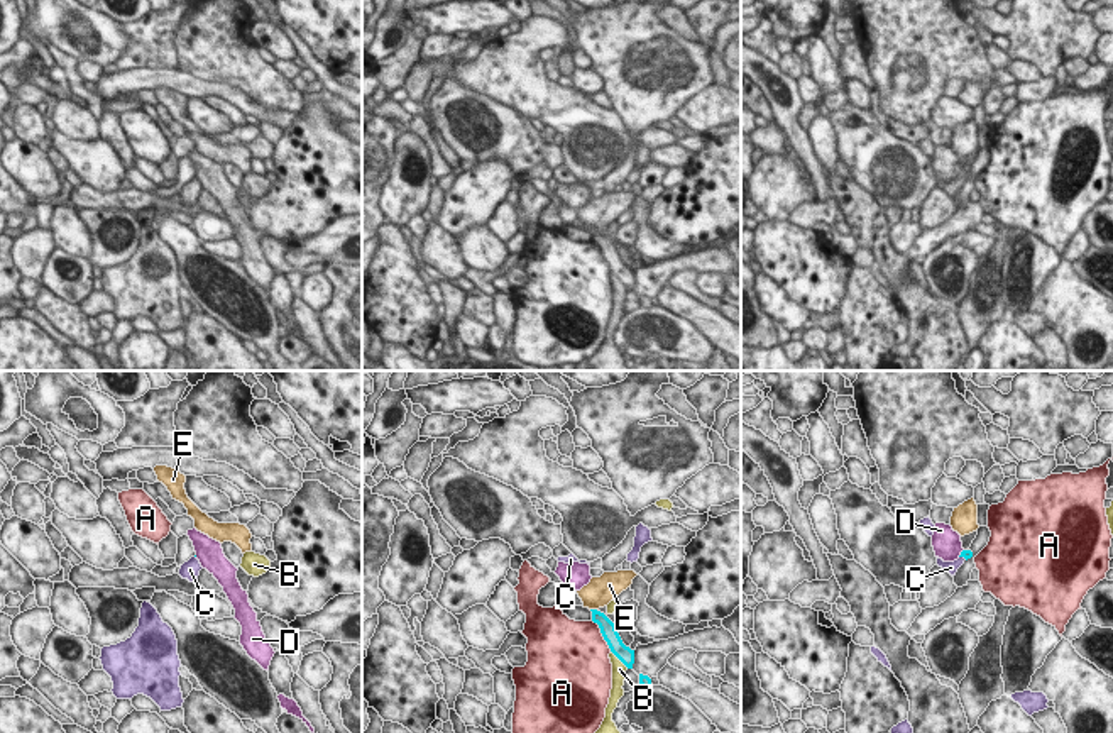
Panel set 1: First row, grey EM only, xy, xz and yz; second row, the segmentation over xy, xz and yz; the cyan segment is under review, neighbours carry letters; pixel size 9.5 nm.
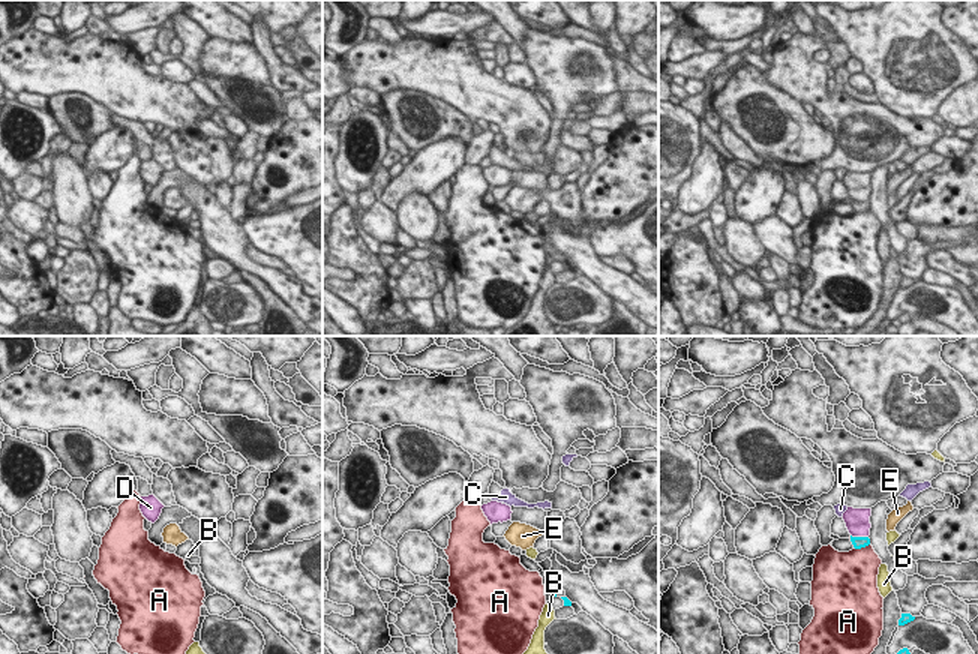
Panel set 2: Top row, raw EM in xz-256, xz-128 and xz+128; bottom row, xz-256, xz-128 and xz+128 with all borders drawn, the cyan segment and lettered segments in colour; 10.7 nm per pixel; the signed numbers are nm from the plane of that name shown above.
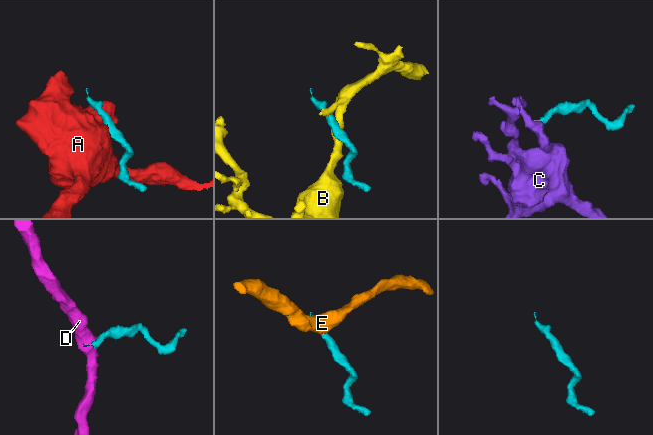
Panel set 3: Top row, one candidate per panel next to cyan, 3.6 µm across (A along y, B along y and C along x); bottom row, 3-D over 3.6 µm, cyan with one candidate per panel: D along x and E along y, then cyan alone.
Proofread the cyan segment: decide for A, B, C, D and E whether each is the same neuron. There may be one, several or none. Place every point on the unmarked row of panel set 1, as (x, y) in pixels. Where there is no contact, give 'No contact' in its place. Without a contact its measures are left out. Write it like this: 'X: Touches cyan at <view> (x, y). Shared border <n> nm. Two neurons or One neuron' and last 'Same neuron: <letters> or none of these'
A: Touches cyan at xz (603, 256). Shared border 360 nm. Two neurons
B: Touches cyan at xz (619, 280). Shared border 240 nm. Two neurons
C: Touches cyan at yz (963, 176). Shared border 90 nm. One neuron
D: Touches cyan at yz (961, 173). Shared border 100 nm. Two neurons
E: Touches cyan at xz (594, 231). Shared border 70 nm. Two neurons
Same neuron: C.

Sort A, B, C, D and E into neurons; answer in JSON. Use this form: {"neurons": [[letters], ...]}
{"neurons": [["A"], ["B"], ["C"], ["D"], ["E"]]}

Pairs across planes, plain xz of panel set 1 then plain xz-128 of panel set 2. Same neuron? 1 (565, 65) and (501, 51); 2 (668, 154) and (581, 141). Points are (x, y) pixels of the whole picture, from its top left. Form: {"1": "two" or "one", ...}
{"1": "one", "2": "one"}

